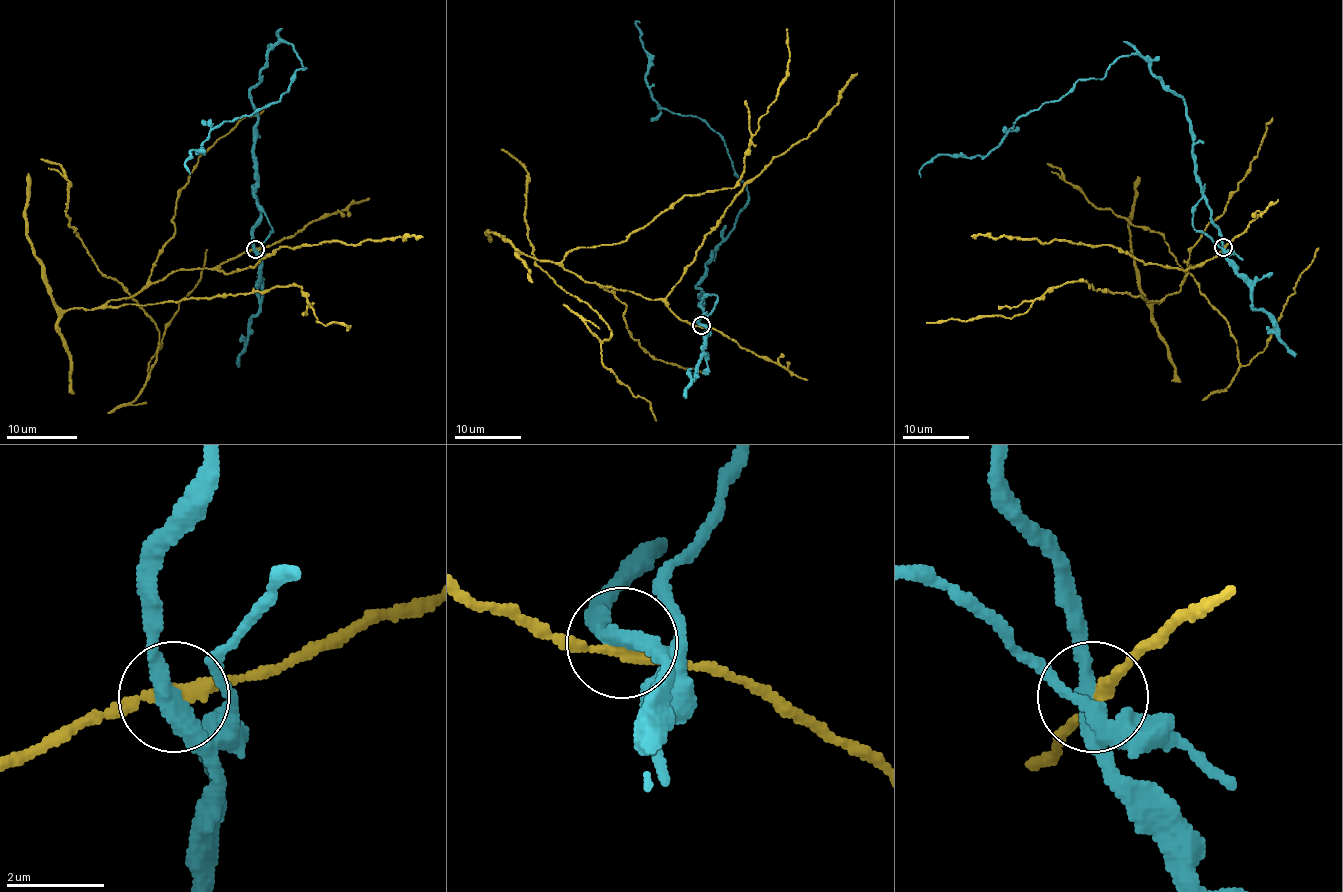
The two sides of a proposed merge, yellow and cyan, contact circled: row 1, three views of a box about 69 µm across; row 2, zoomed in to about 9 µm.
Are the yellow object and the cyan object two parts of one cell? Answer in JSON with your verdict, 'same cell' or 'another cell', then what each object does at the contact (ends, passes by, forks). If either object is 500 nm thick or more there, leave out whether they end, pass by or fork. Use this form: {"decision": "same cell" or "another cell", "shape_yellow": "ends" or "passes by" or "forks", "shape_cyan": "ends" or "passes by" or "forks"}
{"decision": "another cell", "shape_yellow": "passes by", "shape_cyan": "passes by"}

